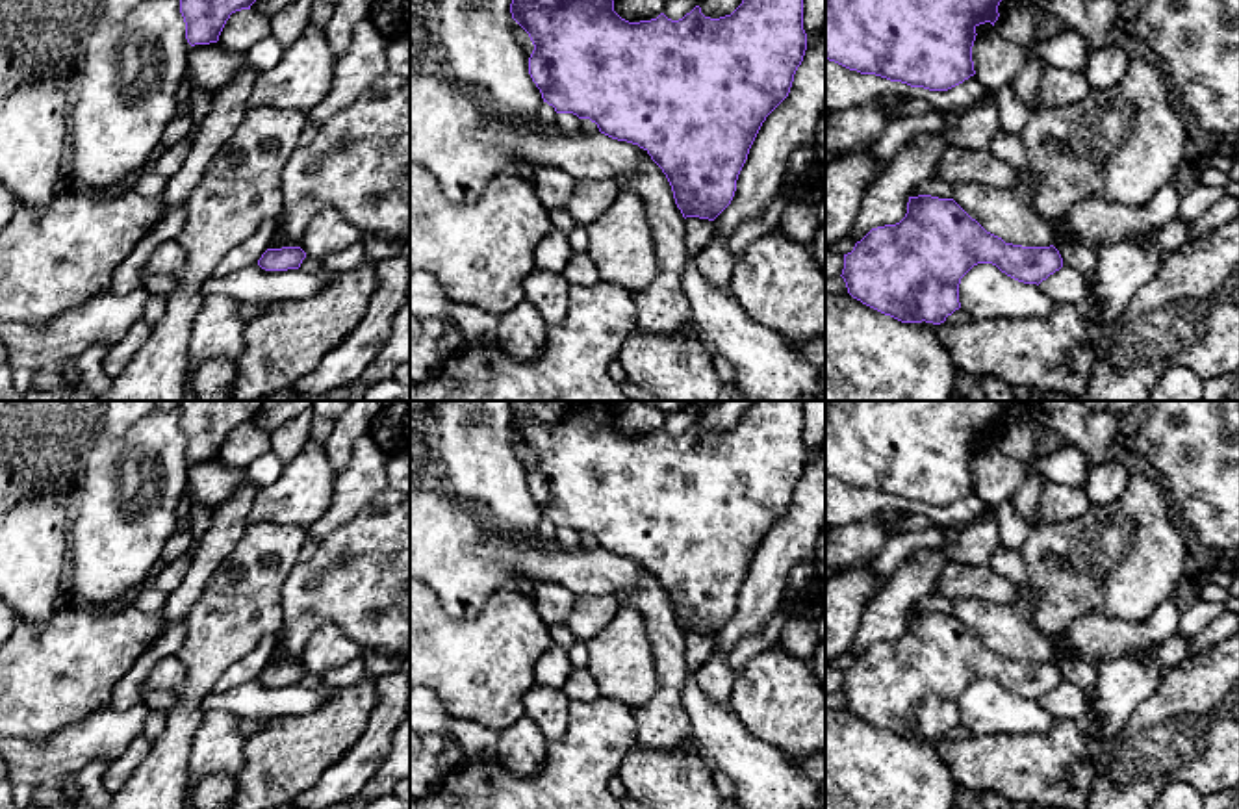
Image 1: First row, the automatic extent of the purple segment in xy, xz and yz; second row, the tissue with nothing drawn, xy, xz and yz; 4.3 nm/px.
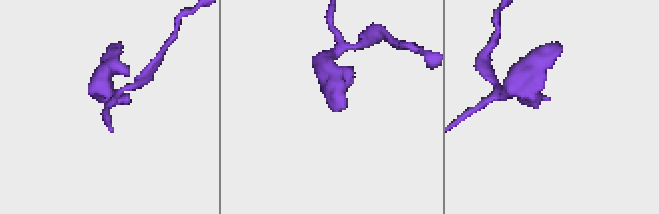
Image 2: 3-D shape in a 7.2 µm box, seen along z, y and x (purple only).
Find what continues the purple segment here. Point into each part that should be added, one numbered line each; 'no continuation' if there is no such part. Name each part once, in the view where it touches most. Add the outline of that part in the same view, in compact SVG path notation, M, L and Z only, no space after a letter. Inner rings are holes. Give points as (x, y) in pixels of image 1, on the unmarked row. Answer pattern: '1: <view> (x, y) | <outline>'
no continuation

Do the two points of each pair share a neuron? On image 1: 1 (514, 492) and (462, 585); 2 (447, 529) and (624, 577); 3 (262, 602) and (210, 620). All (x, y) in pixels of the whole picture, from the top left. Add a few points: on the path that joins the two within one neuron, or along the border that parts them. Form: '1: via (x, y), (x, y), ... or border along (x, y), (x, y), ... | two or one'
1: border along (470, 505), (498, 529), (536, 540) | two
2: via (492, 555), (520, 555), (579, 572) | one
3: via (249, 602), (223, 620) | one

